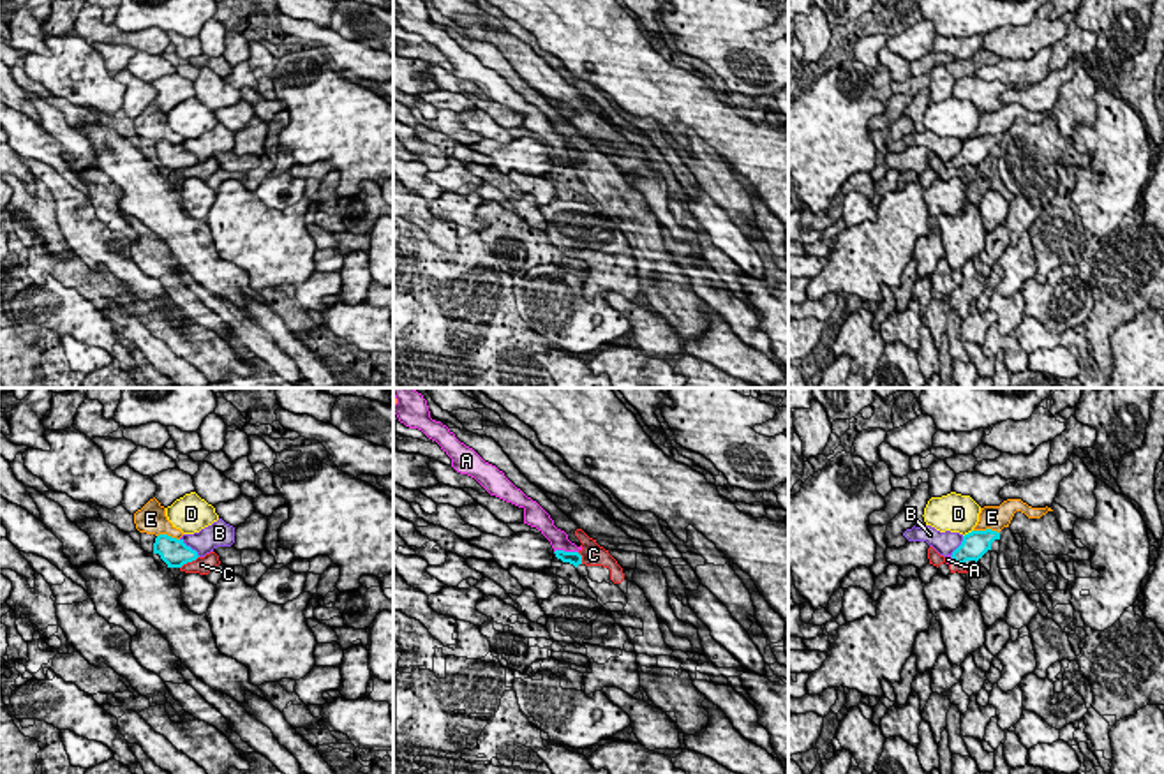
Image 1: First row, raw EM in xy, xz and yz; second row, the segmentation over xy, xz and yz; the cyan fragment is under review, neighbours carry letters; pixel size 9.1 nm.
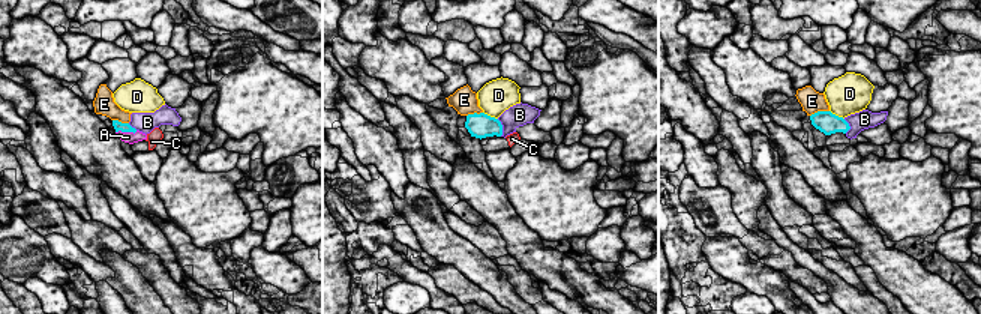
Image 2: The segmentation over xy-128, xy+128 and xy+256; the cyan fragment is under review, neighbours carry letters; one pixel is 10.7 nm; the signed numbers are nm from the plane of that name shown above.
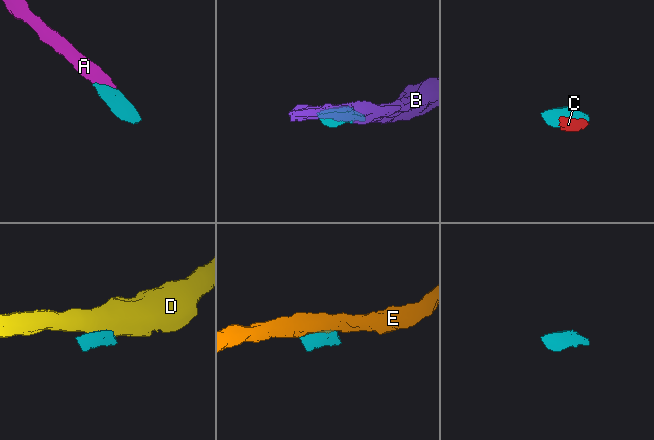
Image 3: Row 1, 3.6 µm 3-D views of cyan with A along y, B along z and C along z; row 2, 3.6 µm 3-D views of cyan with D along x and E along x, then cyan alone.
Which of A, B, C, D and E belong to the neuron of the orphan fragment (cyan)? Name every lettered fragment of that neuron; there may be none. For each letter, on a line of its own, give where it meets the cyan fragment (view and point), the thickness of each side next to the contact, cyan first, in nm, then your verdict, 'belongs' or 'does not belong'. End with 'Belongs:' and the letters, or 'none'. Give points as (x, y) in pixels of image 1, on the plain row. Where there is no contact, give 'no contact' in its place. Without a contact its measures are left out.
A: contact xz (563, 156); calibres 130 and 170 nm; belongs
B: contact xy (189, 152); calibres 240 and 220 nm; does not belong
C: contact xy (189, 166); calibres 240 and 160 nm; does not belong
D: contact yz (969, 138); calibres 240 and 360 nm; does not belong
E: contact yz (986, 134); calibres 240 and 220 nm; does not belong
Belongs: A

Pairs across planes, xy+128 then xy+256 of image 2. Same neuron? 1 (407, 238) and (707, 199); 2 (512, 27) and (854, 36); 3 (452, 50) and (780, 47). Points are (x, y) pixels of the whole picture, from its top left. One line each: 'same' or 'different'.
1: same
2: same
3: different

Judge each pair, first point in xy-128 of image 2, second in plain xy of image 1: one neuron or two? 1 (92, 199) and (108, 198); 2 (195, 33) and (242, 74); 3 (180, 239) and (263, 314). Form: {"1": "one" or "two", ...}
{"1": "two", "2": "two", "3": "one"}

